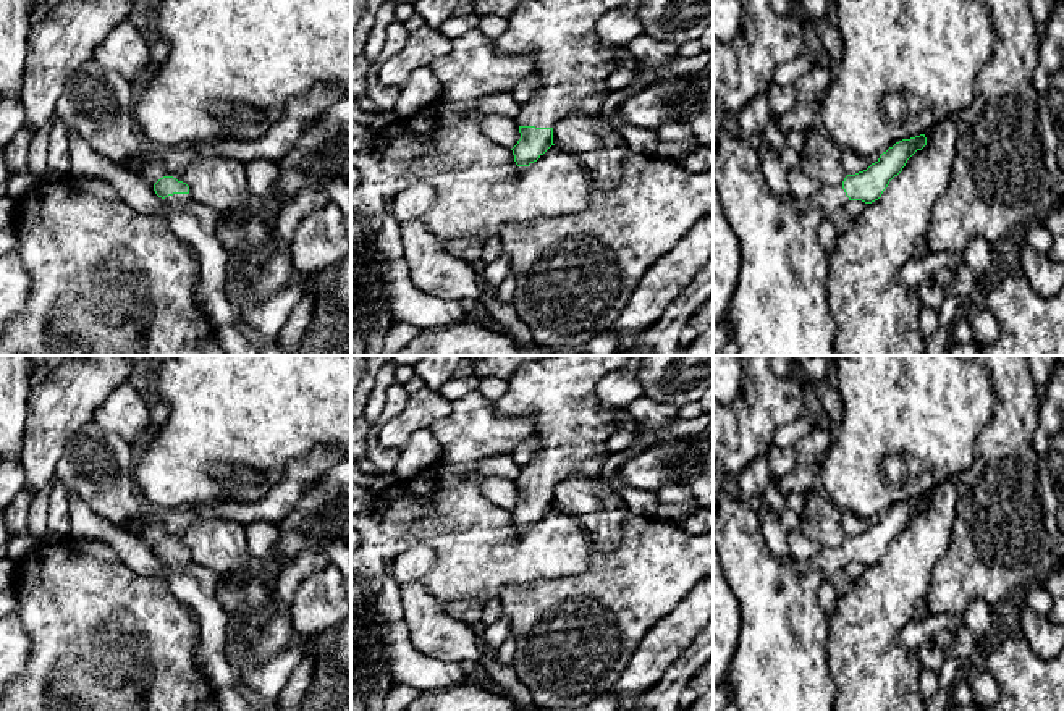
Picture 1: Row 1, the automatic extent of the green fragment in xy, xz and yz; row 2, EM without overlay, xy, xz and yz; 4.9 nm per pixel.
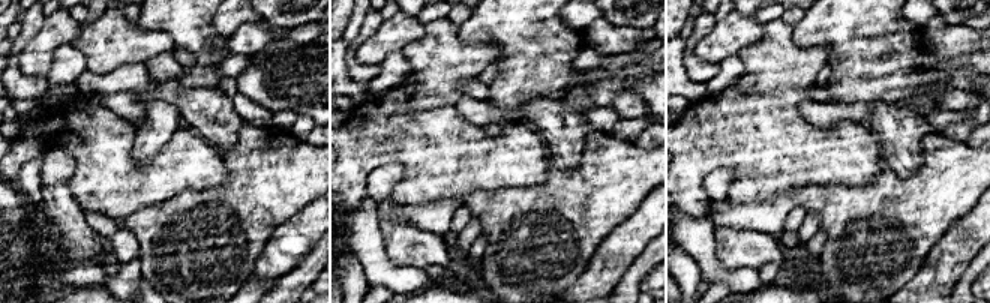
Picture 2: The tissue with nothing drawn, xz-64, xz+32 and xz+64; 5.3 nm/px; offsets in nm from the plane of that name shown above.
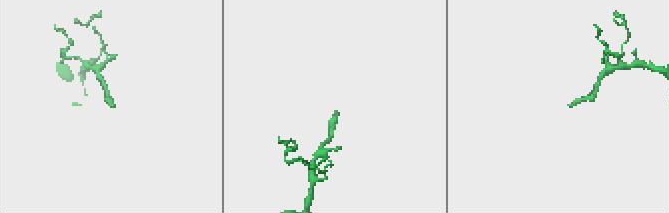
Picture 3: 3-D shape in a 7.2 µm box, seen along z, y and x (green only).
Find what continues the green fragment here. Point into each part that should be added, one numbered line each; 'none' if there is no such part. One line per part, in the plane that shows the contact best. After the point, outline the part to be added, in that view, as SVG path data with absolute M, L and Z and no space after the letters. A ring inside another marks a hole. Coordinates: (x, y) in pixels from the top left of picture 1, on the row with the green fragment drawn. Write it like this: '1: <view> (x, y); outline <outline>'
1: xz (560, 34); outline M526 0L508 18L506 31L495 39L498 55L530 55L535 58L537 73L542 78L542 89L514 120L519 126L553 128L561 118L572 113L602 116L600 108L611 94L605 79L616 69L614 48L603 45L597 36L597 21L608 10L623 5L626 0Z

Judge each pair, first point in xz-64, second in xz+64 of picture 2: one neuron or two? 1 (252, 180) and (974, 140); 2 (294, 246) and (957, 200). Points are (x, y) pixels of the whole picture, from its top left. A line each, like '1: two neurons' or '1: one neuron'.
1: two neurons
2: two neurons

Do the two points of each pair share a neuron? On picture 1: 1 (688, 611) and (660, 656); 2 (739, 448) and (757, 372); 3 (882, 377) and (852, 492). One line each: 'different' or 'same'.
1: same
2: same
3: same

